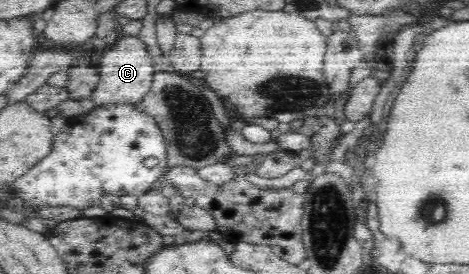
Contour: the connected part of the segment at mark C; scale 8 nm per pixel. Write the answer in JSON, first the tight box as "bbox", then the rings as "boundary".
{"bbox":[91,34,156,106],"boundary":[[[135,34],[115,39],[109,42],[105,51],[96,56],[96,63],[100,77],[97,88],[94,88],[91,94],[95,106],[115,101],[141,104],[143,95],[150,89],[156,73],[155,60],[145,40]]]}

